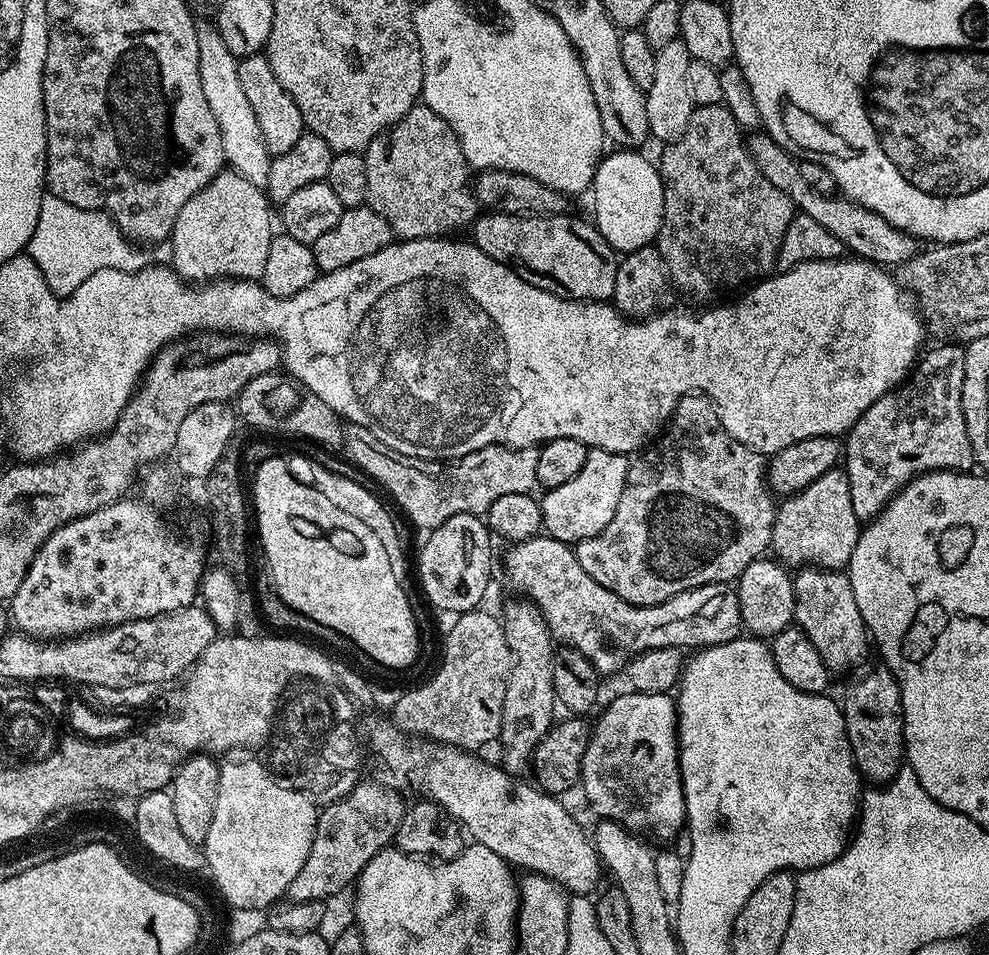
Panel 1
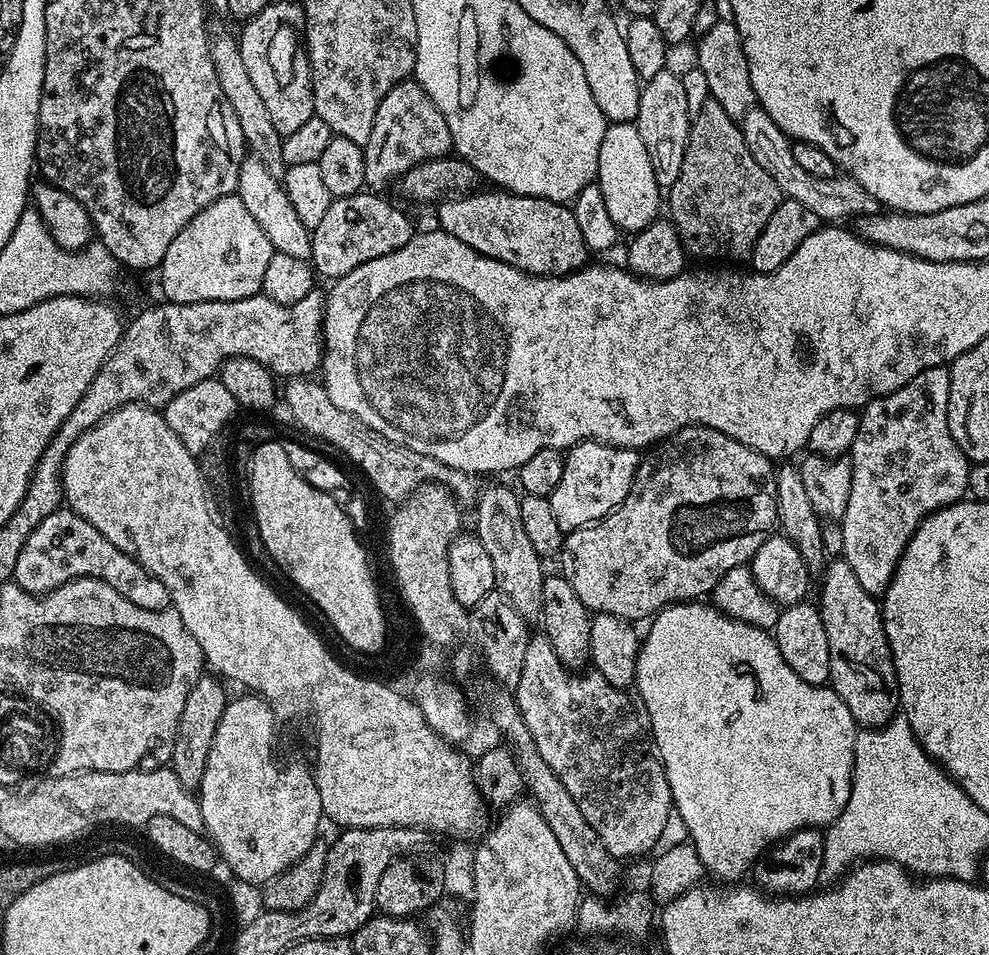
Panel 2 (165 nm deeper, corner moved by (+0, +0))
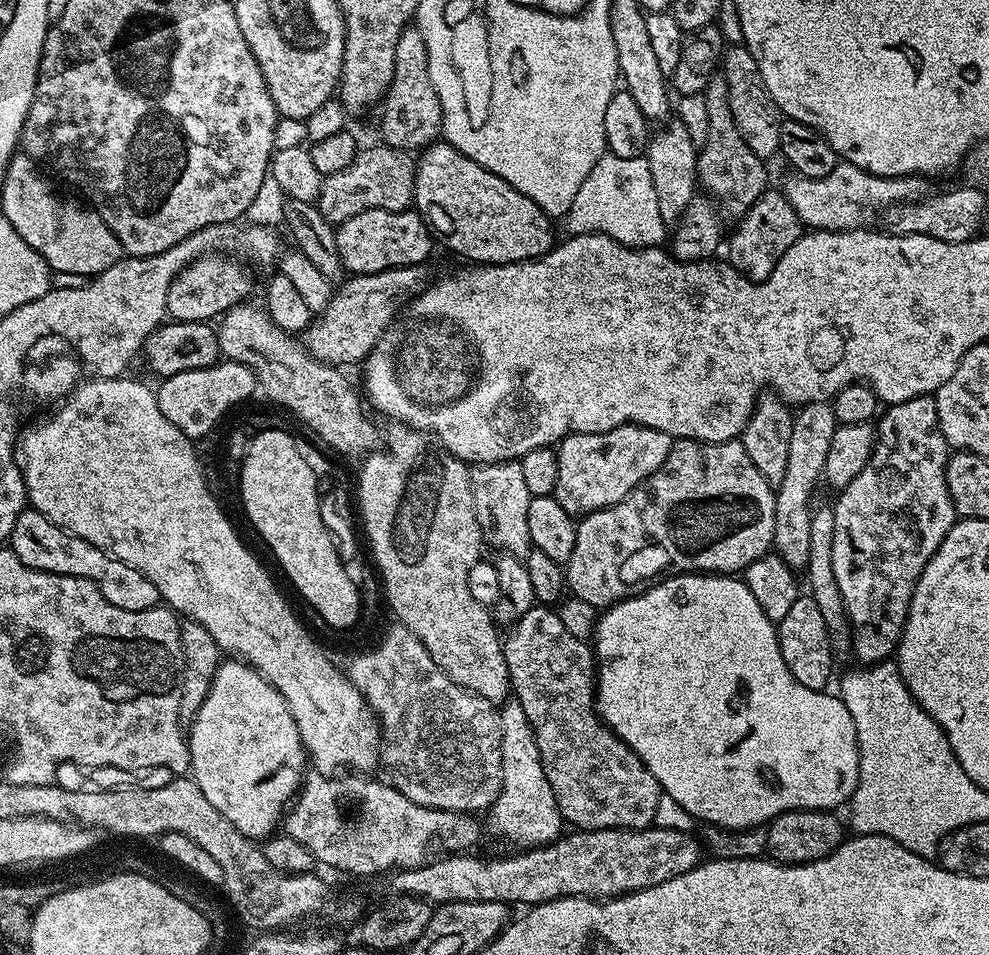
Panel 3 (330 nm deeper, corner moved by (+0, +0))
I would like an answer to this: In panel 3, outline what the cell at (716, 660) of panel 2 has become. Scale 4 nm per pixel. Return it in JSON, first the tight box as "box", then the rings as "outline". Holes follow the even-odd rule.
{"box":[594,572,860,832],"outline":[[[689,572],[682,576],[670,576],[655,584],[652,588],[632,596],[628,600],[619,600],[611,608],[599,613],[594,629],[594,655],[596,658],[596,711],[608,729],[630,746],[638,758],[654,774],[665,796],[674,798],[687,810],[696,822],[714,828],[724,828],[738,832],[749,828],[767,825],[774,817],[790,810],[840,810],[852,799],[860,777],[860,751],[858,734],[854,730],[854,718],[846,710],[844,701],[831,691],[810,690],[802,686],[794,674],[790,674],[782,650],[778,646],[776,624],[766,618],[762,606],[758,606],[754,594],[736,574],[701,574]]]}

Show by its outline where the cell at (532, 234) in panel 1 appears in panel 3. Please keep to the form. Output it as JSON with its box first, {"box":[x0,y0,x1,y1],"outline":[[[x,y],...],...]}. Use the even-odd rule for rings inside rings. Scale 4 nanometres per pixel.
{"box":[414,142,558,266],"outline":[[[447,142],[430,144],[419,153],[414,194],[415,211],[419,212],[429,229],[439,239],[440,236],[444,239],[444,244],[450,251],[465,256],[468,259],[465,261],[476,266],[519,264],[522,260],[536,260],[552,251],[558,240],[558,235],[552,229],[553,217],[547,216],[533,200],[526,198],[526,194],[514,190],[510,182],[498,178],[498,174],[490,174],[490,170],[478,166],[478,162],[466,158],[466,154]]]}

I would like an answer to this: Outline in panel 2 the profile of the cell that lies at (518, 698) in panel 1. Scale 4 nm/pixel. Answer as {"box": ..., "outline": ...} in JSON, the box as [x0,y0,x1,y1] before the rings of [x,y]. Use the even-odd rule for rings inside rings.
{"box":[474,484,546,618],"outline":[[[492,484],[488,489],[479,493],[475,501],[476,528],[474,535],[482,542],[486,554],[490,554],[490,562],[494,565],[494,582],[501,596],[504,596],[518,610],[518,614],[525,618],[536,618],[540,615],[542,606],[542,582],[546,575],[545,561],[534,550],[530,543],[530,537],[526,535],[526,529],[522,527],[522,512],[520,510],[520,496],[515,487],[507,488],[504,484]]]}

